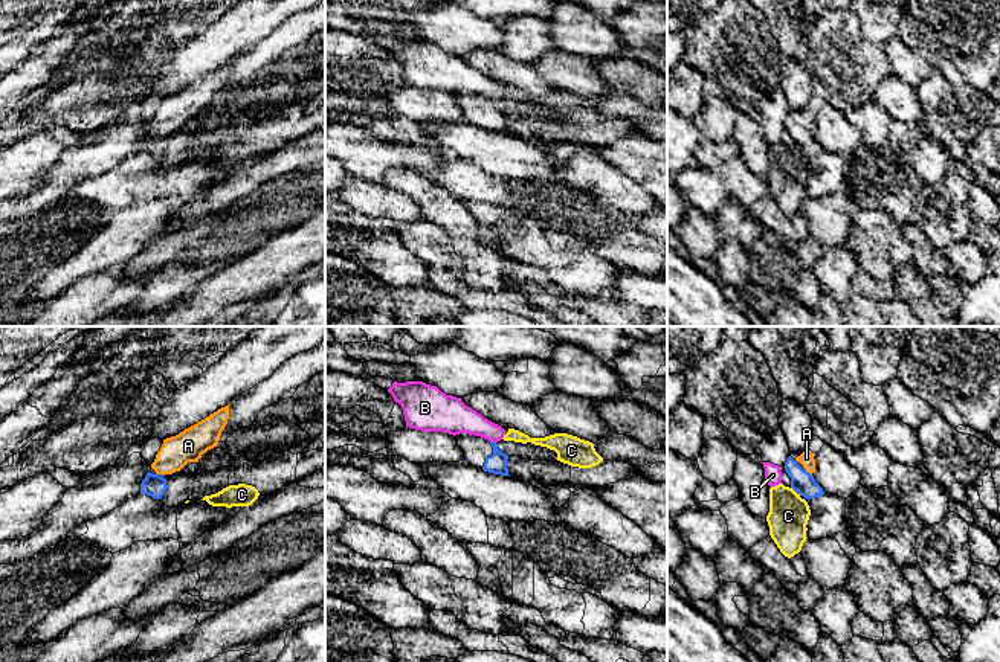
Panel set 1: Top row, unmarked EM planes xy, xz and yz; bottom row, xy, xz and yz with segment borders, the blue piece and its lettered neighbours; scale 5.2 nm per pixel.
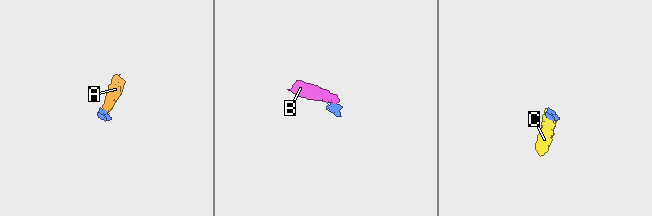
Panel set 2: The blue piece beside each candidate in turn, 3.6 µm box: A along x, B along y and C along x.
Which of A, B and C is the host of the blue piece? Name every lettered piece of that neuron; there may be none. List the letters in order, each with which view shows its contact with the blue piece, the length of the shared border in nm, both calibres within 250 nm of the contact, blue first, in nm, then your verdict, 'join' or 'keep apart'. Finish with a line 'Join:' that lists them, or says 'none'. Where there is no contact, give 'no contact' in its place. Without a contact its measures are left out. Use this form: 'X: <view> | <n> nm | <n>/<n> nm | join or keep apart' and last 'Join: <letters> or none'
A: yz | 50 nm | 120/80 nm | join
B: xz | 40 nm | 110/190 nm | keep apart
C: yz | 70 nm | 120/220 nm | keep apart
Join: A

